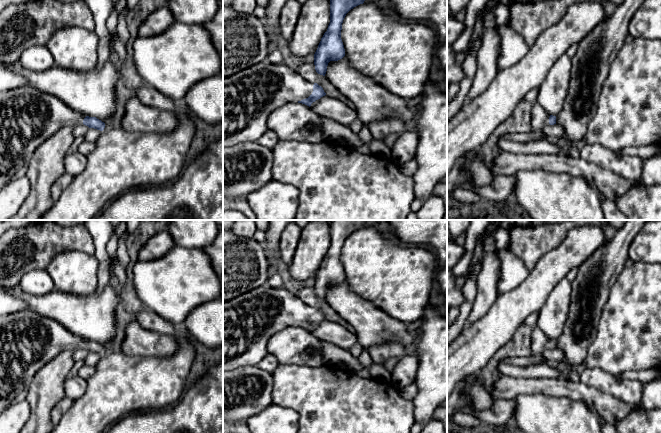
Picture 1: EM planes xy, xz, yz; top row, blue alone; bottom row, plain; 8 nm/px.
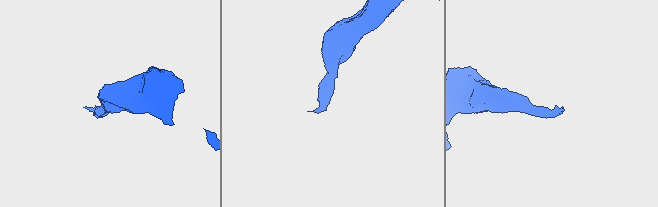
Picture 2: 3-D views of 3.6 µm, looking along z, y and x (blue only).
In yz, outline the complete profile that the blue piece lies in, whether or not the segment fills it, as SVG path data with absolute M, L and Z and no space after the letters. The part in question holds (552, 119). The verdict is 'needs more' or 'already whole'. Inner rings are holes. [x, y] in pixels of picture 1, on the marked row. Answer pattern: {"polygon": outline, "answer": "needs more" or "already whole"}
{"polygon": "M537 102L531 109L530 125L533 132L542 131L545 125L556 124L556 116L549 115Z", "answer": "needs more"}

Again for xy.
{"polygon": "M31 85L0 92L0 189L25 175L35 150L64 127L84 124L103 131L105 123L96 117L76 112L59 98Z", "answer": "needs more"}

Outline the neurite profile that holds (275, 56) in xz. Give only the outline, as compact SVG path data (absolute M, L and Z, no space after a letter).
M275 49L273 51L271 51L266 59L269 63L274 63L274 64L284 64L284 59L282 54L279 52L278 49Z

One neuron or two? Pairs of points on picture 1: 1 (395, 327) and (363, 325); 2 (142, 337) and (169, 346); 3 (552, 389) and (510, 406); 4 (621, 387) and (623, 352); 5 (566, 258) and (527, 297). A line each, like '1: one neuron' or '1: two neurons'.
1: one neuron
2: one neuron
3: two neurons
4: two neurons
5: one neuron

